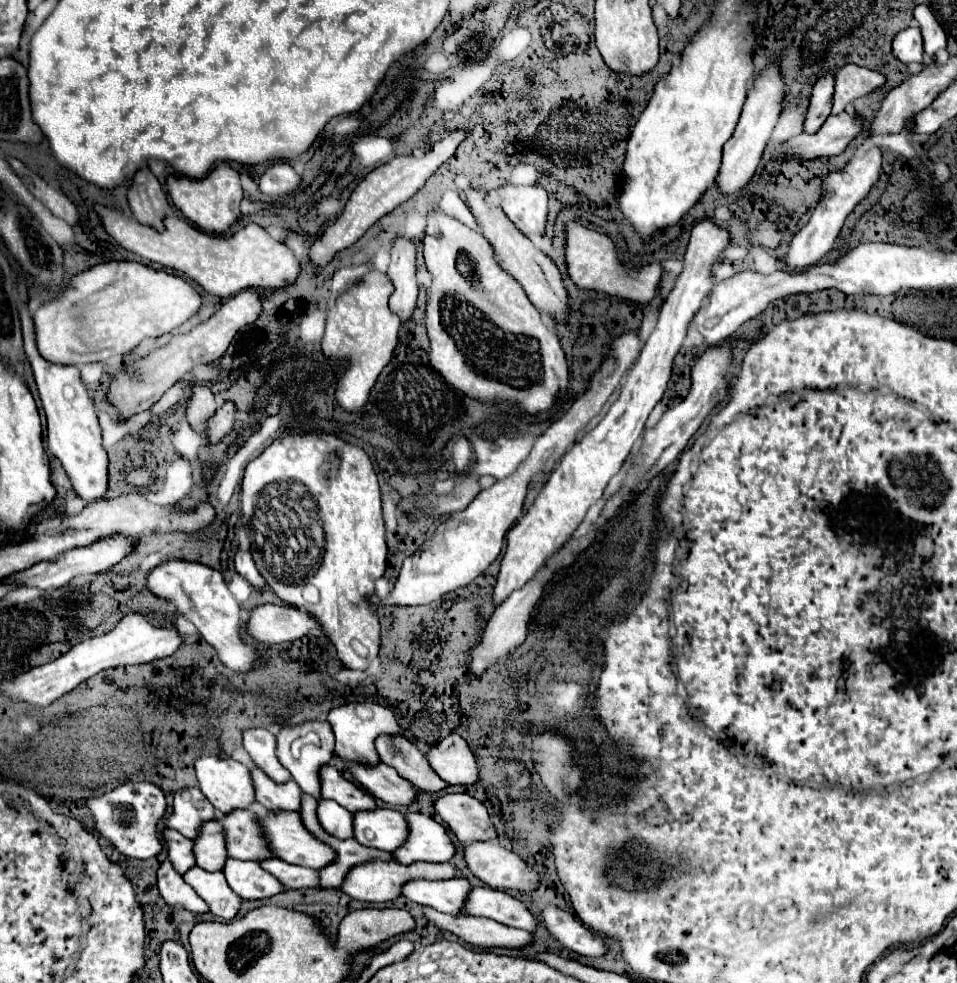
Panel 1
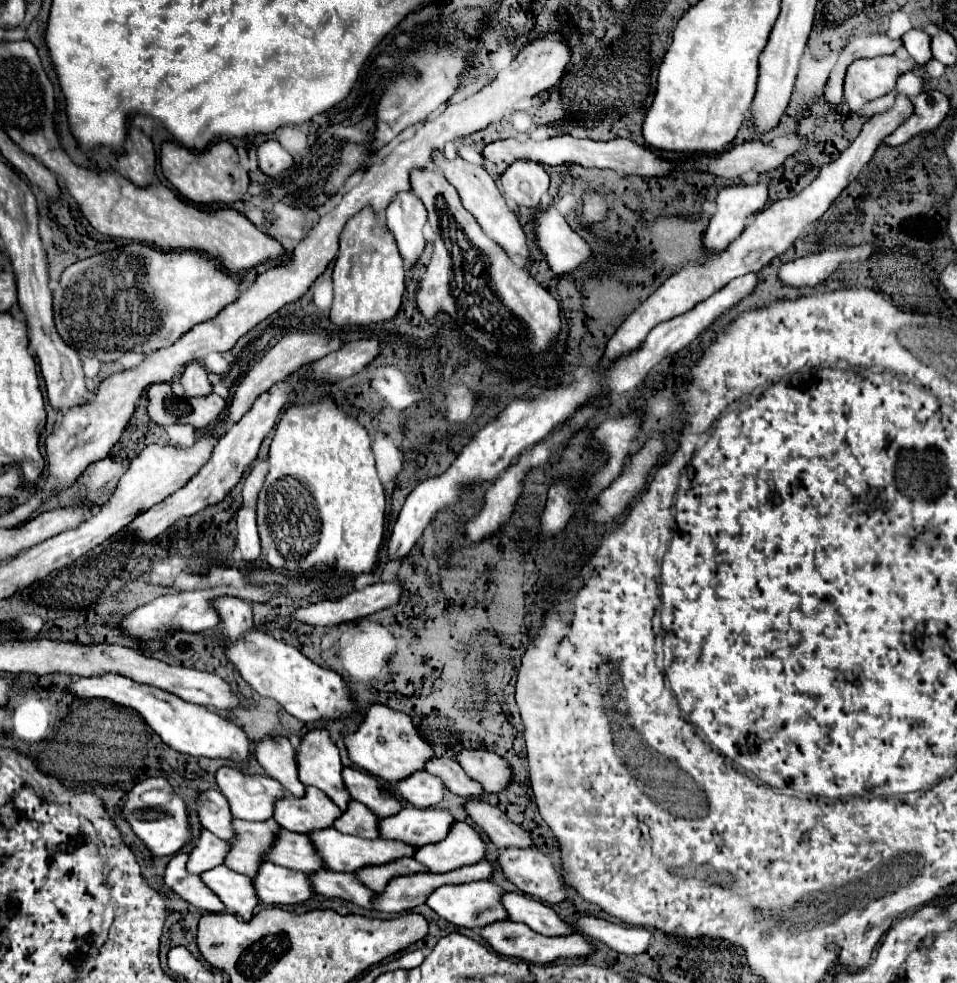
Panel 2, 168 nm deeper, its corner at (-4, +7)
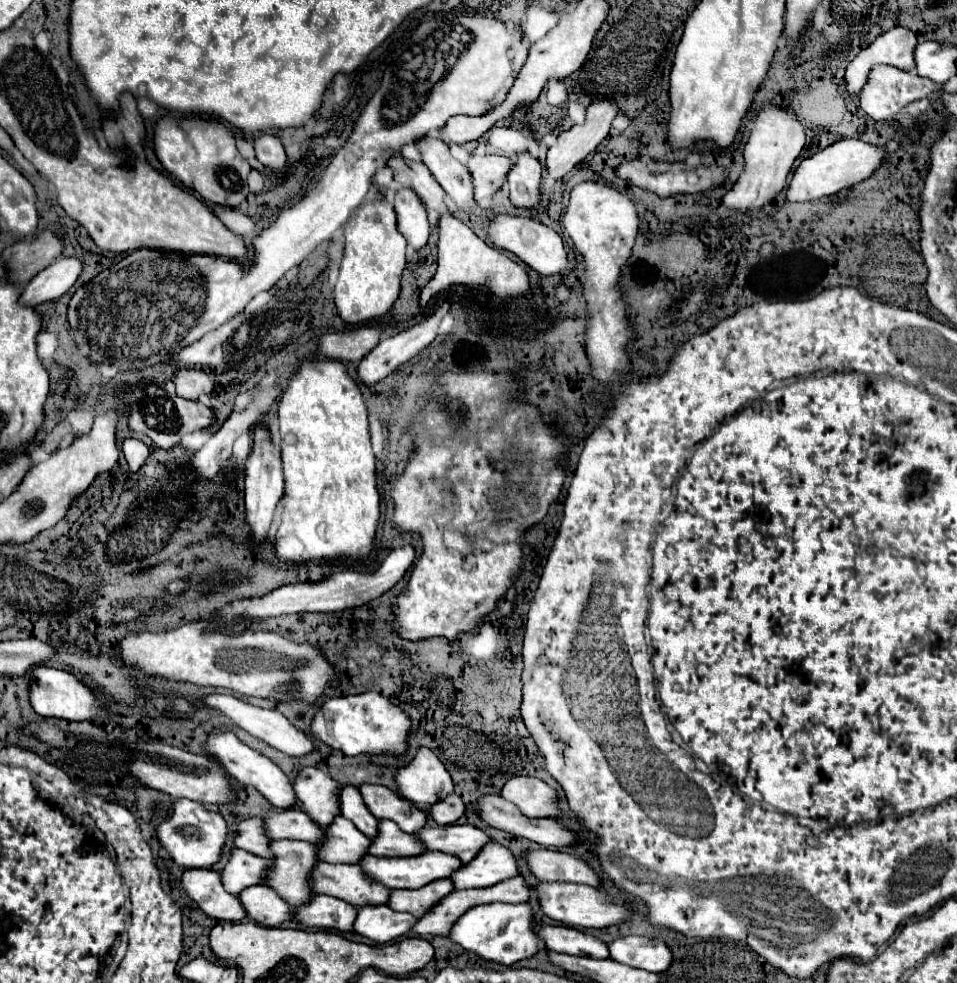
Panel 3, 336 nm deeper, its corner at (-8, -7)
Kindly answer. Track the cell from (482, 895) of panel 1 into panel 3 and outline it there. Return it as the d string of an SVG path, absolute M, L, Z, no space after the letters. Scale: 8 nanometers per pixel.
M537 927L539 939L547 945L547 949L555 953L567 953L567 955L581 955L581 957L595 957L595 959L607 959L607 943L601 939L577 931L573 927Z

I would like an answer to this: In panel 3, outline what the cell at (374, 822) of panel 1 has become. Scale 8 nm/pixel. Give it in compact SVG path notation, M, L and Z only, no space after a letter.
M469 823L465 825L447 825L447 827L423 827L419 831L419 839L429 851L441 851L449 855L457 855L463 863L475 859L475 855L491 843L491 837L483 833L479 827Z

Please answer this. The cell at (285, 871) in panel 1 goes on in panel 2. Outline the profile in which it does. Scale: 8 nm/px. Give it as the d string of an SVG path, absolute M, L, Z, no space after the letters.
M319 869L315 873L307 873L307 877L311 881L311 887L325 897L347 899L347 901L357 903L359 907L373 909L371 905L373 891L363 887L359 881L355 881L351 873L335 873L329 869Z

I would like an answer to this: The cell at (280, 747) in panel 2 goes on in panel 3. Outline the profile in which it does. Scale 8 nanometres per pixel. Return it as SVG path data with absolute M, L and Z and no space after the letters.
M305 767L295 779L295 793L299 805L305 809L311 819L315 819L321 827L327 827L339 811L339 791L343 785L331 779L317 767Z

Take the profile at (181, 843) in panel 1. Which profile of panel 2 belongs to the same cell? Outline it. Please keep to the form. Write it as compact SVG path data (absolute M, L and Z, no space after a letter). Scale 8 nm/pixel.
M201 829L197 845L189 851L187 859L187 871L189 873L203 873L207 869L213 869L223 863L225 855L229 851L229 843L207 833L207 829Z

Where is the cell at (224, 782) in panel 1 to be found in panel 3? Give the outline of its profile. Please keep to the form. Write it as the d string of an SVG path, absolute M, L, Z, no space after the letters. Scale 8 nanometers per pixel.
M275 809L263 817L271 839L299 839L307 843L323 843L323 827L319 827L301 809Z

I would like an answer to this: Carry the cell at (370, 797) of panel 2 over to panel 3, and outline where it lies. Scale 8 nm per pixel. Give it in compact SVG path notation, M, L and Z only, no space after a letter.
M361 785L361 795L365 799L367 809L377 819L391 819L395 821L405 833L419 831L425 821L427 813L417 809L411 801L403 799L397 791L391 791L383 785Z

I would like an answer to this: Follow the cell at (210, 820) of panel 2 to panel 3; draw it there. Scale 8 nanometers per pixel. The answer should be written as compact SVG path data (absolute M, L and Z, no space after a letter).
M259 817L253 819L245 819L239 827L237 827L237 837L235 837L235 847L245 849L253 855L259 857L267 857L271 859L271 849L267 847L267 843L271 843L271 837L267 835L263 821Z

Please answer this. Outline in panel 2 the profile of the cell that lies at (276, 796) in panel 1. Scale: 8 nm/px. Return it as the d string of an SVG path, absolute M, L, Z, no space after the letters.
M307 787L303 797L285 795L275 801L273 819L289 831L309 833L313 829L331 827L339 815L341 809L327 795L315 787Z

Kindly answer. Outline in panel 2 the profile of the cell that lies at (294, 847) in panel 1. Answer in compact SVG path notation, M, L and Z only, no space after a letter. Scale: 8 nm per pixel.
M333 827L313 831L307 837L315 845L315 851L319 853L323 865L331 871L353 873L355 869L359 869L363 865L381 865L381 863L387 863L387 861L393 861L393 859L399 859L399 857L411 857L413 851L415 851L413 845L403 845L399 841L383 841L383 839L367 841L367 839L359 839L359 837L353 837L353 835L343 835Z

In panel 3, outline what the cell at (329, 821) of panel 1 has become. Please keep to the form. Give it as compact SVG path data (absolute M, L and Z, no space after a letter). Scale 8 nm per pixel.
M387 819L379 823L379 835L369 847L369 853L375 857L415 857L425 851L427 849L423 847L423 843L415 839L415 833L409 835Z

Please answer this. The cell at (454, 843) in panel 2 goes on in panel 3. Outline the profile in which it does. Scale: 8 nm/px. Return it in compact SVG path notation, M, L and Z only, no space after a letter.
M489 843L471 863L455 871L451 879L455 889L483 889L517 875L521 873L513 853L499 843Z

